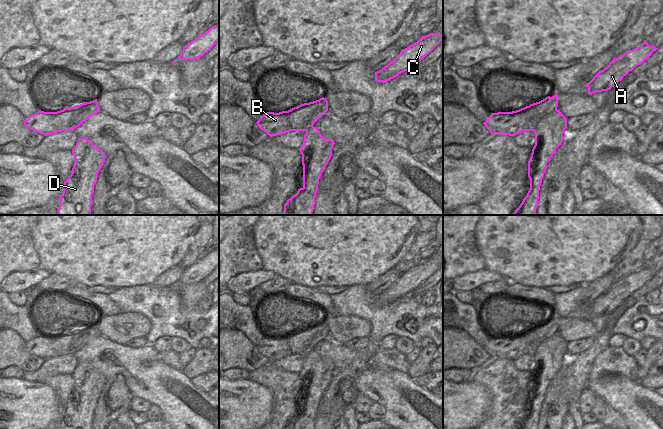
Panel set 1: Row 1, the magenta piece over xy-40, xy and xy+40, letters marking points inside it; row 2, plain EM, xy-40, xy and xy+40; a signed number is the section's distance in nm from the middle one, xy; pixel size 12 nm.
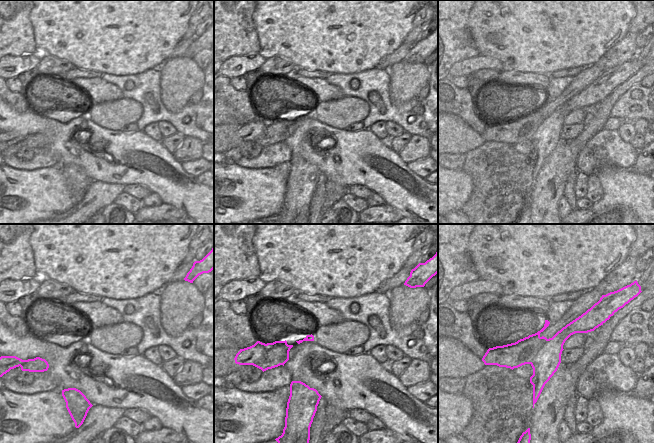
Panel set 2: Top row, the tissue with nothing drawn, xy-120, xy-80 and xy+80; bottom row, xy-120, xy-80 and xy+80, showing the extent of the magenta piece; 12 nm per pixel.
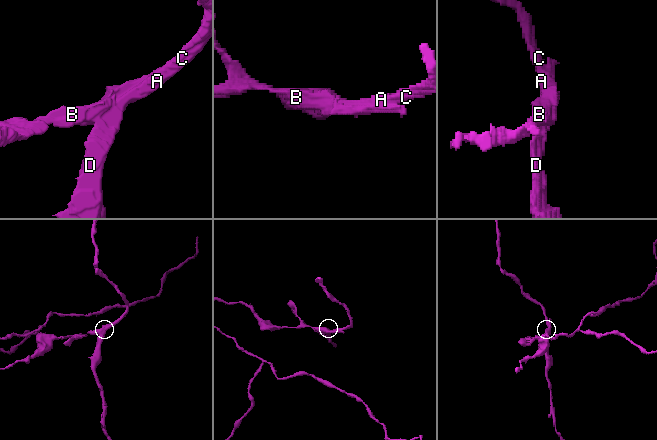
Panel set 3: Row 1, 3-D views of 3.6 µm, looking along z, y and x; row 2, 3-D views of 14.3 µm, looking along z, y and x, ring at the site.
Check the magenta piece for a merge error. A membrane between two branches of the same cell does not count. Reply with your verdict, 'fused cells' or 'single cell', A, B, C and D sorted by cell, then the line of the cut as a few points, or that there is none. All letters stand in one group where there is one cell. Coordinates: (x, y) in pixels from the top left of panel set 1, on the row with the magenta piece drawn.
fused cells; A C D / B; cut in xy+40 along (556, 108), (538, 123), (534, 131)

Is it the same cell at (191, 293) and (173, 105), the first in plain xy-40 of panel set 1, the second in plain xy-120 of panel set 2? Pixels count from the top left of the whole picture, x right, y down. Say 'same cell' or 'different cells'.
same cell

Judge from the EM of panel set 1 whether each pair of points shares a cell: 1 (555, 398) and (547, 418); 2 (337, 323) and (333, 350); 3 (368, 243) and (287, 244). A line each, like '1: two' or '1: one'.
1: one
2: two
3: one

